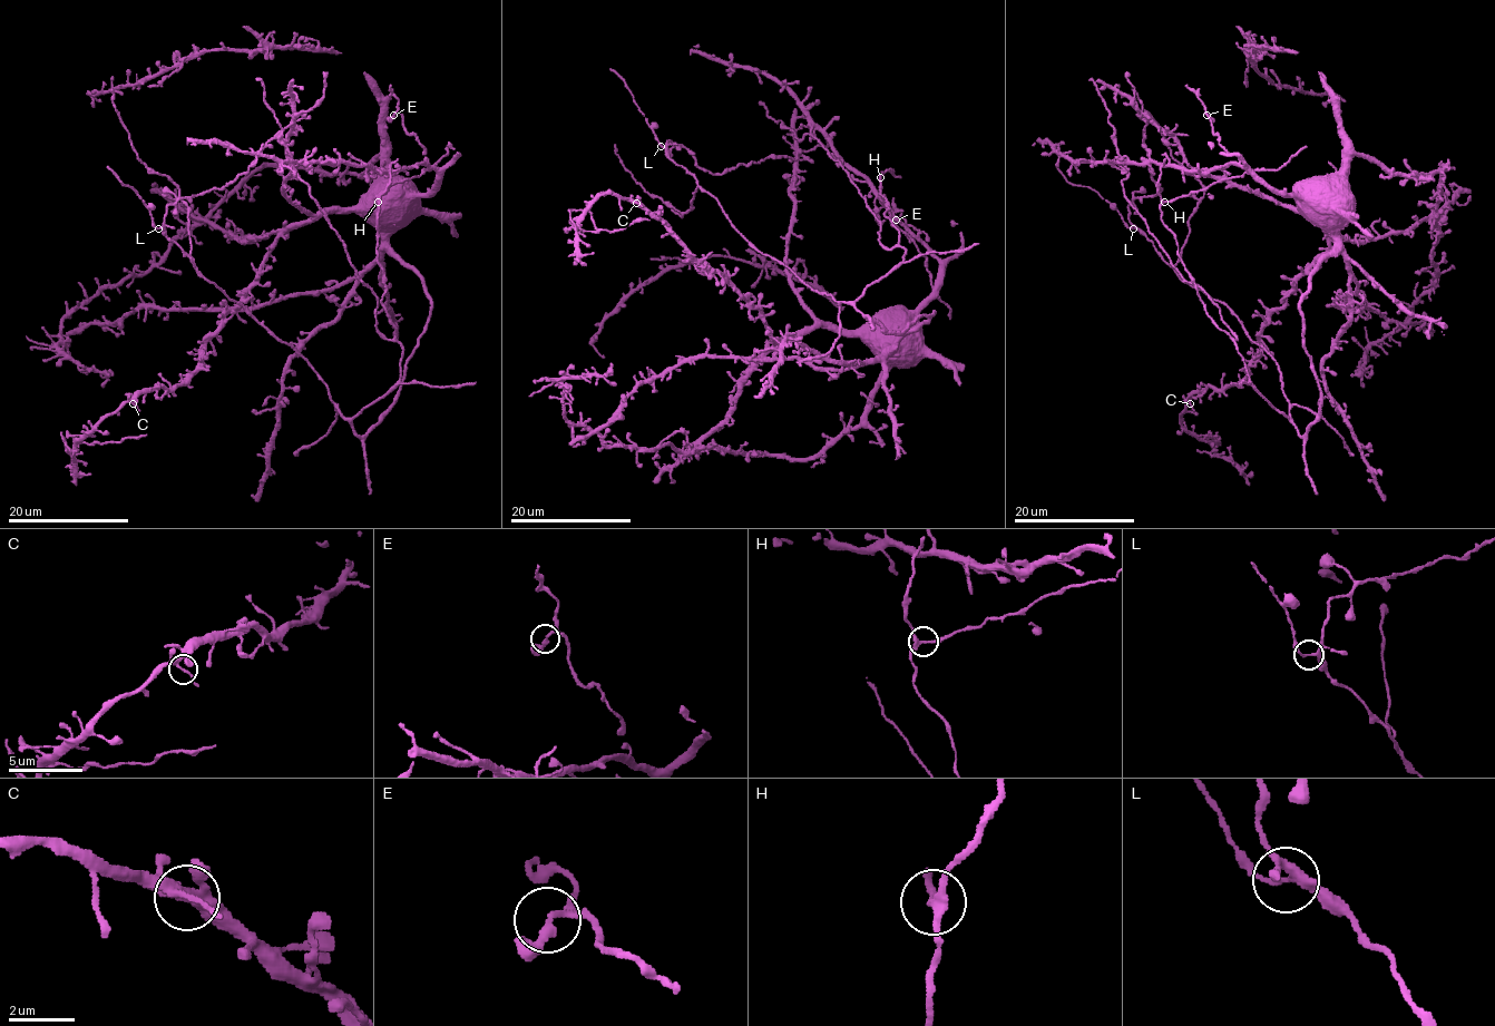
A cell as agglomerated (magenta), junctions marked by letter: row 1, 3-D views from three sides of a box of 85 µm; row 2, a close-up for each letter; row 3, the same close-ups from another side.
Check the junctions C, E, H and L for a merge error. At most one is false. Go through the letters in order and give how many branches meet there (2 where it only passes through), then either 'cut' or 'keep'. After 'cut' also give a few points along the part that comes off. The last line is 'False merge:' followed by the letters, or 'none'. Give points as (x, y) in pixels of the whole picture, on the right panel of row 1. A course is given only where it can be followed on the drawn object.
C: 3 branches meet; keep
E: 3 branches meet; keep
H: 3 branches meet; keep
L: 3 branches meet; keep
False merge: none

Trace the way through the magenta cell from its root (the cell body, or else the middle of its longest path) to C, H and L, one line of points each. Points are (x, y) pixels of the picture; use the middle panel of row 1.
C: (891, 338), (890, 330), (816, 326), (774, 340), (759, 309), (716, 271), (702, 272), (671, 230), (636, 203)
H: (891, 338), (891, 348), (934, 312), (888, 333), (855, 306), (905, 254), (883, 215), (880, 177)
L: (891, 338), (890, 330), (828, 330), (793, 286), (793, 159), (769, 156), (713, 174), (684, 147), (662, 145)

